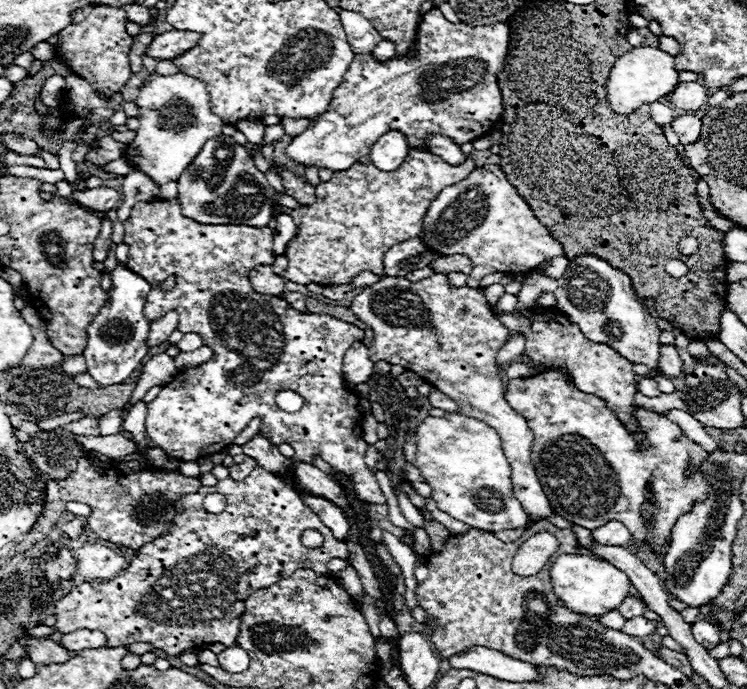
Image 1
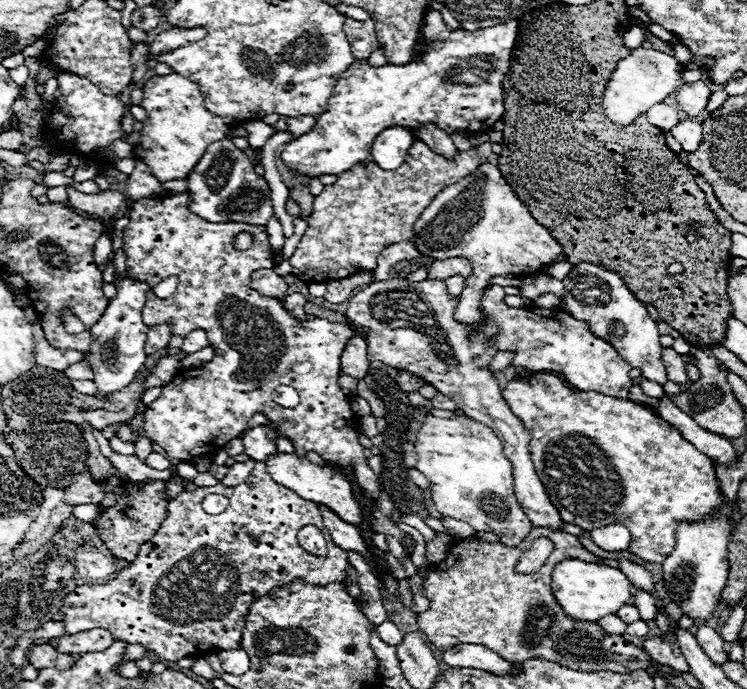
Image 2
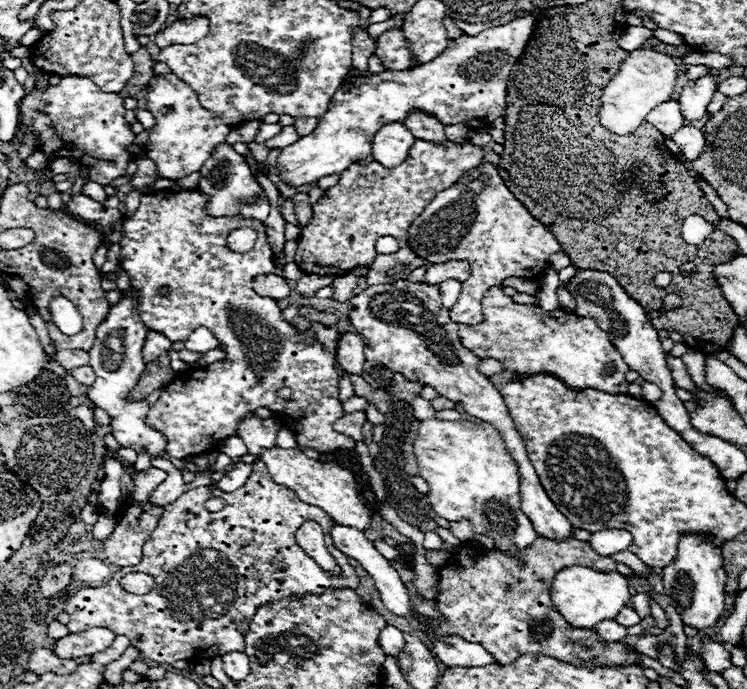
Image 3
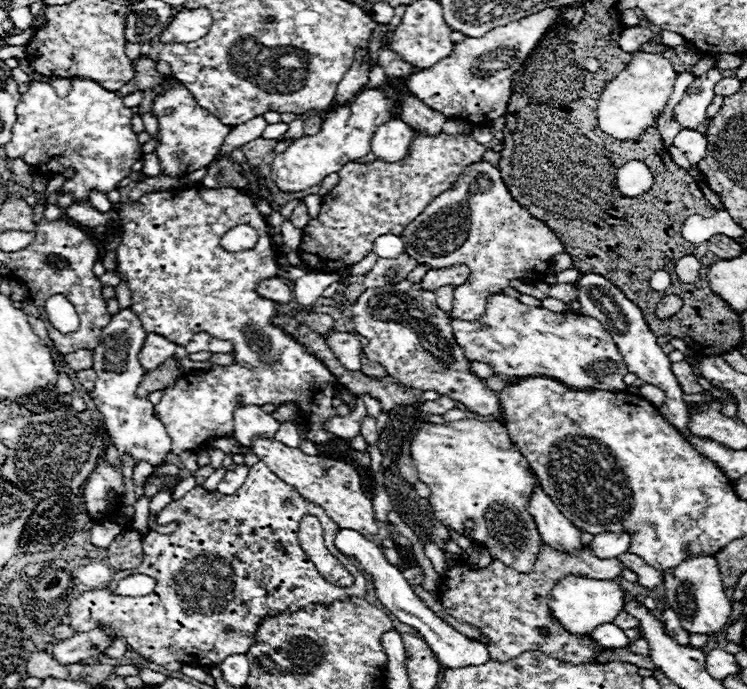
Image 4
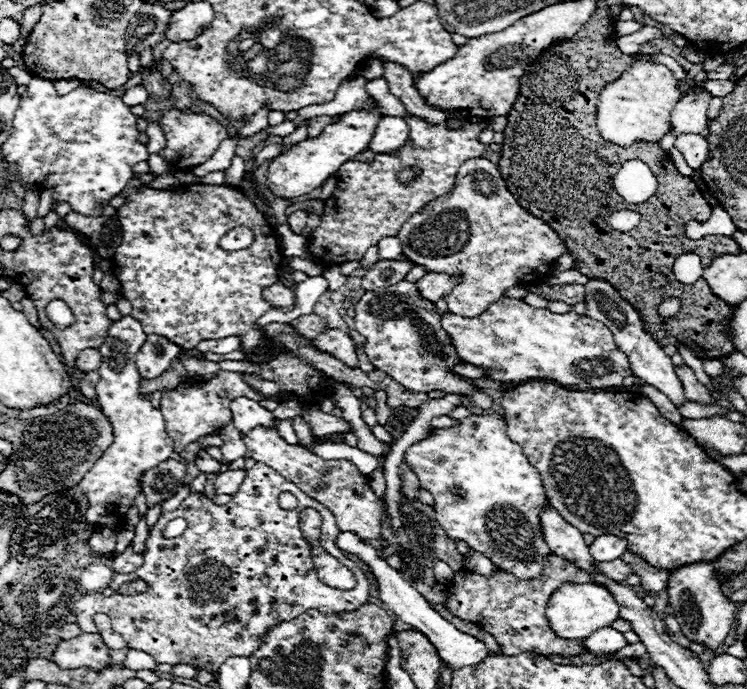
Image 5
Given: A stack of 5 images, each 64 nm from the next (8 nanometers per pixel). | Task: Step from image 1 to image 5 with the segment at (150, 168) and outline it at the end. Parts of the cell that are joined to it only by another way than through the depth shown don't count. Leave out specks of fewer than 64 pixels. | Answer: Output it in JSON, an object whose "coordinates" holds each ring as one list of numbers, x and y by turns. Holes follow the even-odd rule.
{"coordinates":[[176,108,164,112,160,120,162,132,166,136,166,148,160,152,174,168,188,170,192,166,198,166,212,158,212,154,218,150,222,140,228,138,226,130,208,114,194,114,194,112,180,112]]}

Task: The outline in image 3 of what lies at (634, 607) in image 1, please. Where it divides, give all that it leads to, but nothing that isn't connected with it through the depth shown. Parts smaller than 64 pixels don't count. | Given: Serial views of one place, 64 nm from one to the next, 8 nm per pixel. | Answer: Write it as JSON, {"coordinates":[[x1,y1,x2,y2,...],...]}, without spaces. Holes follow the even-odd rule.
{"coordinates":[[624,606,620,612,618,612,618,616,616,616,616,622,618,624,622,624,622,626,626,626,626,628,630,628,632,624,640,624,640,616,636,614,636,610,634,608,628,608,628,606]]}

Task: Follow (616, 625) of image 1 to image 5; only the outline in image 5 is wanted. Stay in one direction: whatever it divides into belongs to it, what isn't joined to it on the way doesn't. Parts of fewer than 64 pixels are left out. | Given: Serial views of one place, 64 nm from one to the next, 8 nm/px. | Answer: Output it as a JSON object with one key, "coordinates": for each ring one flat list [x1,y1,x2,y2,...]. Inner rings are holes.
{"coordinates":[[612,626,604,630,596,630,596,634,590,634,588,638,584,638,582,644,590,654,610,654,610,652,618,652,624,646,628,646,624,636]]}

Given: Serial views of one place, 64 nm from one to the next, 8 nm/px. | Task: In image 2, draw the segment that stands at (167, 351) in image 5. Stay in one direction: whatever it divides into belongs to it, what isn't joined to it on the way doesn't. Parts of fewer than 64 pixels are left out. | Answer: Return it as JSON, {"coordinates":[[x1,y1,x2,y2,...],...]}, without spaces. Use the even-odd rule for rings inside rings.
{"coordinates":[[154,326,148,330,148,338,146,338,146,346,144,346,144,352,146,356,154,354,156,350,160,348,166,348,170,342,170,336,168,336,168,326]]}

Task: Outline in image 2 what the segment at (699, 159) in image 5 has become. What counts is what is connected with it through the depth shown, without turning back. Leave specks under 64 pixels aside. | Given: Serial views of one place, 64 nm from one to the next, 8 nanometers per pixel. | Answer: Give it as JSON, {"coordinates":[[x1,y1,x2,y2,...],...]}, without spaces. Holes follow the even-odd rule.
{"coordinates":[[682,120,678,126,674,126,672,136,680,142,684,152,694,152,702,144,702,126,694,120]]}

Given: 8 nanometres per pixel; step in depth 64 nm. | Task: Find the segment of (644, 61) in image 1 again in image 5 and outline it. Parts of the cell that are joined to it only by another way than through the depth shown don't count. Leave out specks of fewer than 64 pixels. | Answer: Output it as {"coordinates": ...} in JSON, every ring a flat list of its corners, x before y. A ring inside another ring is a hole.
{"coordinates":[[632,62,612,84,606,84,596,106,596,128,606,142,630,146,634,142,660,142,670,130,670,112,682,94,672,72,656,62]]}

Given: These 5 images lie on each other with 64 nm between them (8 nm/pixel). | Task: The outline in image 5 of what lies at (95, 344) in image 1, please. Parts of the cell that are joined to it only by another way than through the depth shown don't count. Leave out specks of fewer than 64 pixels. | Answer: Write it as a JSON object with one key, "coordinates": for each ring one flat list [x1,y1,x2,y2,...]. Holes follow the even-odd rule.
{"coordinates":[[124,316,110,326,104,346,98,348,100,354,104,354,104,366,100,366,98,370,102,380,96,386,96,394,100,408,114,426,114,442,108,450,104,450,96,466,92,466,92,470,78,484,88,494,88,500,92,504,86,514,92,526,86,524,85,527,120,528,130,510,128,506,132,506,136,496,142,492,140,476,174,454,174,440,166,434,164,416,148,400,142,400,138,392,140,376,134,364,134,356,144,342,146,334,142,330,142,324,132,316]]}

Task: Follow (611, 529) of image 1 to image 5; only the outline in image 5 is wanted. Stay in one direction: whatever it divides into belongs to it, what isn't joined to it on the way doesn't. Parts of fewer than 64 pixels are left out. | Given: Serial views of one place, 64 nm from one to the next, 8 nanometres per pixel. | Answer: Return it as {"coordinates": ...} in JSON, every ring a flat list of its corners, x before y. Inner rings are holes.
{"coordinates":[[598,536,592,544,590,544,590,554,596,562,608,562,608,560,616,560,620,558,628,548,628,542,624,542,624,538,616,538,616,536]]}

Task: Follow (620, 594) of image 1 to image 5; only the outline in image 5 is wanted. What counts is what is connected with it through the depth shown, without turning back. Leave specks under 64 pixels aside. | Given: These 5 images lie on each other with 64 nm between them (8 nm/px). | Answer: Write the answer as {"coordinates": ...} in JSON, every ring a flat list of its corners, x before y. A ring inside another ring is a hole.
{"coordinates":[[594,582,560,586,548,600,548,608,546,608,546,616,552,630,560,638,568,638,568,640,584,640,592,632,604,626,610,626,618,618,618,612,620,612,620,606,616,604,614,596,610,596,610,592,604,586]]}

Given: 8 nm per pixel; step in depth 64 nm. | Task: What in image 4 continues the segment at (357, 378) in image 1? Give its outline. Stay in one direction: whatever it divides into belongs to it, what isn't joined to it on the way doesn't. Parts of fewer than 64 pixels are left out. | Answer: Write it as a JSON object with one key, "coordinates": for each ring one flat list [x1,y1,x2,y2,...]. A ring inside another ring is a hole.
{"coordinates":[[328,332,324,336,328,348,336,354,336,358,340,360,342,366,346,366,348,370,356,372,360,370,360,352,362,352,362,346,360,346,360,340,354,336,354,334,348,334,348,332]]}

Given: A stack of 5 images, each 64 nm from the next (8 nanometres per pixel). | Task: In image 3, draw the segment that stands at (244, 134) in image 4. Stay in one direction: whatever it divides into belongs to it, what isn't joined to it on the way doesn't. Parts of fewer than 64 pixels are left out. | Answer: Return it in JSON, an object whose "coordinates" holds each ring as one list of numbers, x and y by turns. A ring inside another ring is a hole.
{"coordinates":[[250,120,250,122,244,122,244,124,240,124,240,126,234,126,232,132,230,132,228,138,226,138,226,144,228,144,228,146,234,146,236,142,244,142,244,144,254,142,260,124,262,124,262,120]]}

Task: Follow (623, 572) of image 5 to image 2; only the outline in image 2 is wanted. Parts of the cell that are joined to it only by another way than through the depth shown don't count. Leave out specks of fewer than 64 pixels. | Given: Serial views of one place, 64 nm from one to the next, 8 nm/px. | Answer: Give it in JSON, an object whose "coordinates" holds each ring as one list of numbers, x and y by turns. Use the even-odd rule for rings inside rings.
{"coordinates":[[532,528,532,534,518,548,508,548,500,542,486,544,474,536,458,540,450,546,446,560,432,566,426,582,430,610,416,616,418,628,440,650,456,642,472,642,490,648,508,662,544,658,582,672,656,672,650,664,650,656,632,642,604,634,596,622,576,622,564,614,562,606,552,596,550,582,554,566,566,558,604,564,598,556,588,552,576,536,544,528],[540,536,554,544,552,554,534,574,518,574,514,566,522,552,530,548,528,540,532,542]]}

